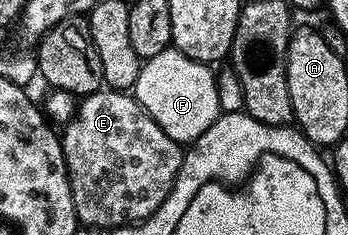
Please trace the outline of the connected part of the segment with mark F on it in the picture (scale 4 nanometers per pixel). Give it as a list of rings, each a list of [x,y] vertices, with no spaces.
[[[170,46],[155,54],[141,65],[141,73],[131,89],[132,95],[151,114],[151,118],[168,136],[178,142],[198,140],[212,126],[221,112],[219,94],[217,93],[217,78],[214,69],[207,64],[201,64],[185,57],[181,52]]]

